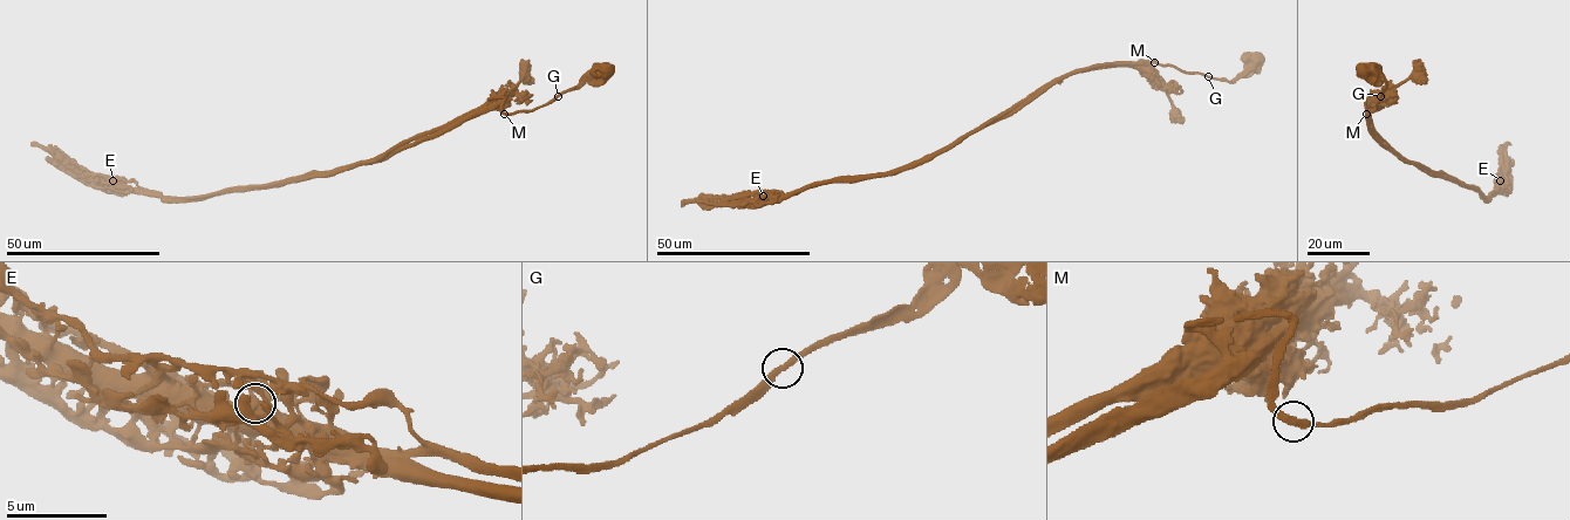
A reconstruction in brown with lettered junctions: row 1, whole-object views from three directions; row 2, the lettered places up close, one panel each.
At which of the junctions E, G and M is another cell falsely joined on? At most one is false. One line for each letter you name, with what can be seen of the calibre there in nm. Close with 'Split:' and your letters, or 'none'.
E: 550 nm thick
Split: E

